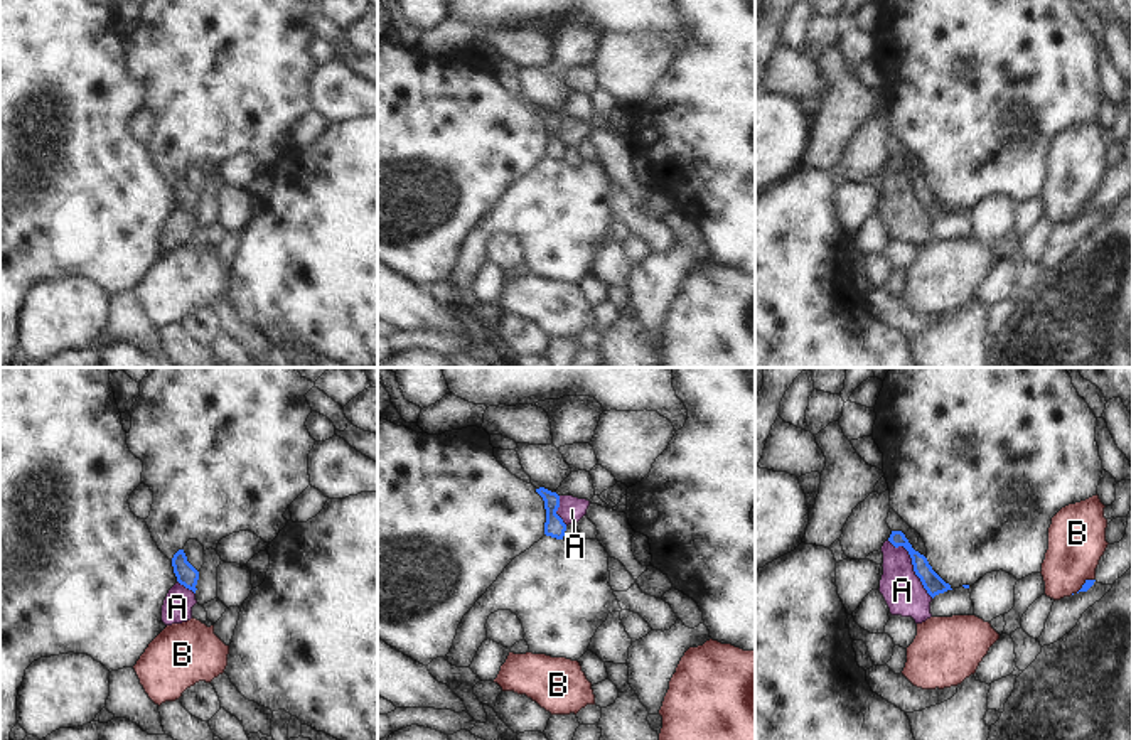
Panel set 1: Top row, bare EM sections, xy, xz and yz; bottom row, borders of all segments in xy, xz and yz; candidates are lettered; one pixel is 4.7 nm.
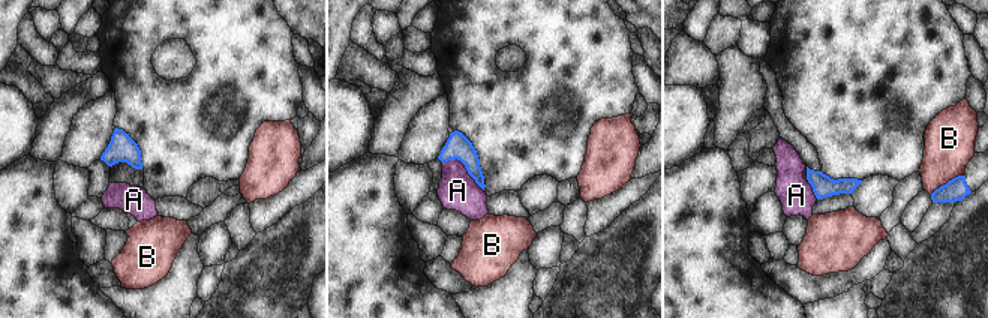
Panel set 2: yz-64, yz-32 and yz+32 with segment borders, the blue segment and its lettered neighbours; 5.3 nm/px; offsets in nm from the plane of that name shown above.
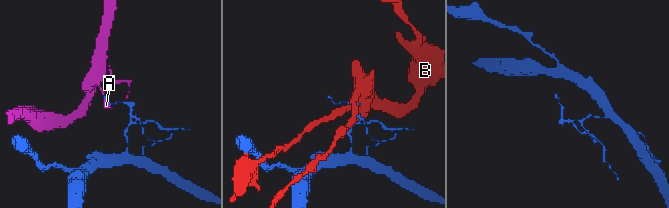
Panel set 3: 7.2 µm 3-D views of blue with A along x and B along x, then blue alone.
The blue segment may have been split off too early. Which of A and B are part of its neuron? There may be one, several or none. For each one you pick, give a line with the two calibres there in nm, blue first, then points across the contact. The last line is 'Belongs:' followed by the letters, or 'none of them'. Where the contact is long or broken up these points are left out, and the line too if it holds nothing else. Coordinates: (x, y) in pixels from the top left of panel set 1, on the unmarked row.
Belongs: none of them

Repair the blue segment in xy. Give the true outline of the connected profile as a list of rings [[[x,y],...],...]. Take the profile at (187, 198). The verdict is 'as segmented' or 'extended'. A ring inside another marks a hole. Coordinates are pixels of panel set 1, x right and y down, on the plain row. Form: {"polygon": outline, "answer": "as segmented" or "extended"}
{"polygon": [[[179,172],[172,180],[174,196],[177,204],[196,216],[199,194],[187,184],[184,172]]], "answer": "as segmented"}

